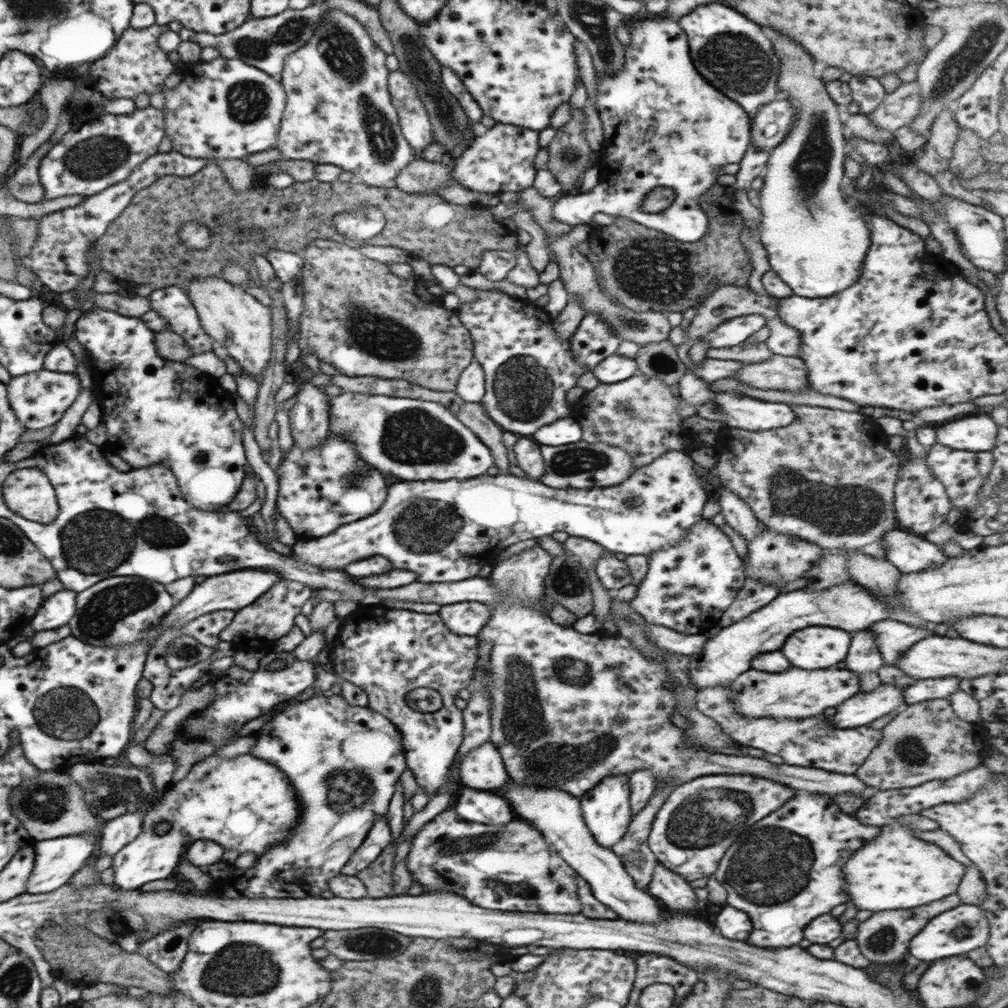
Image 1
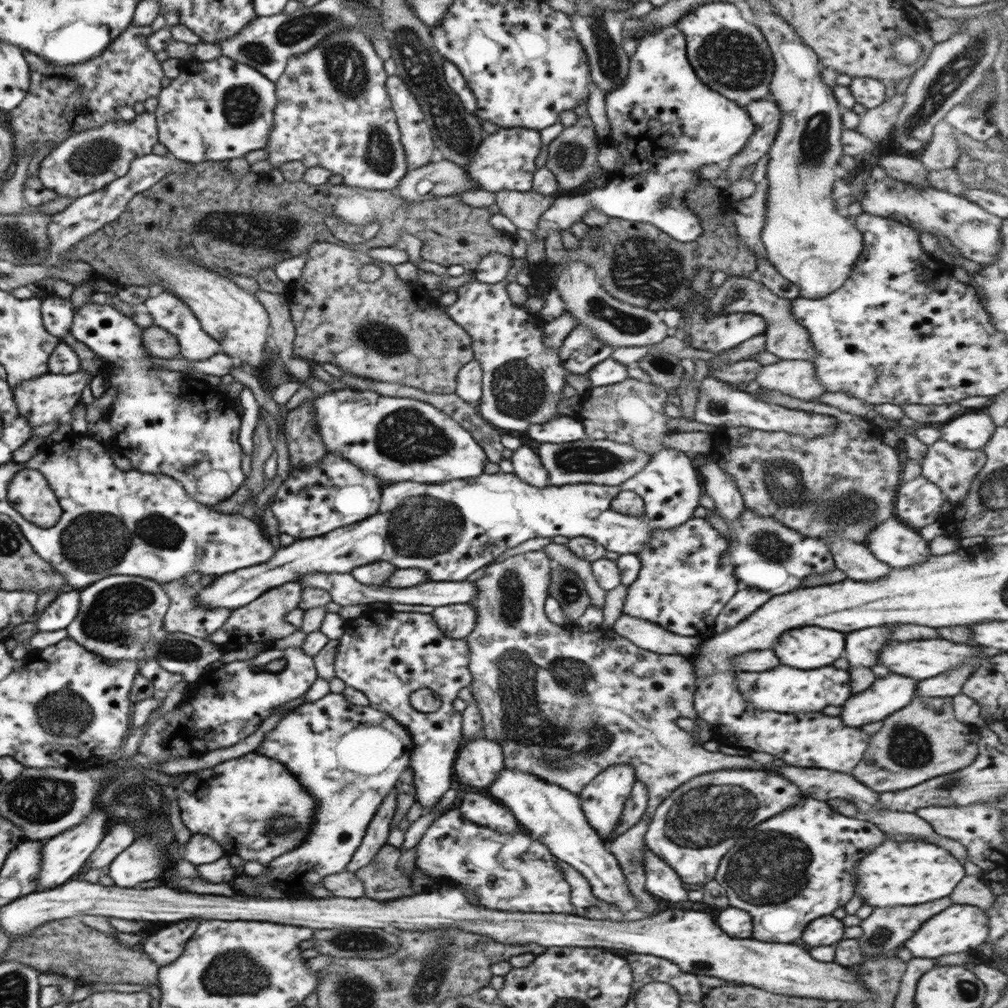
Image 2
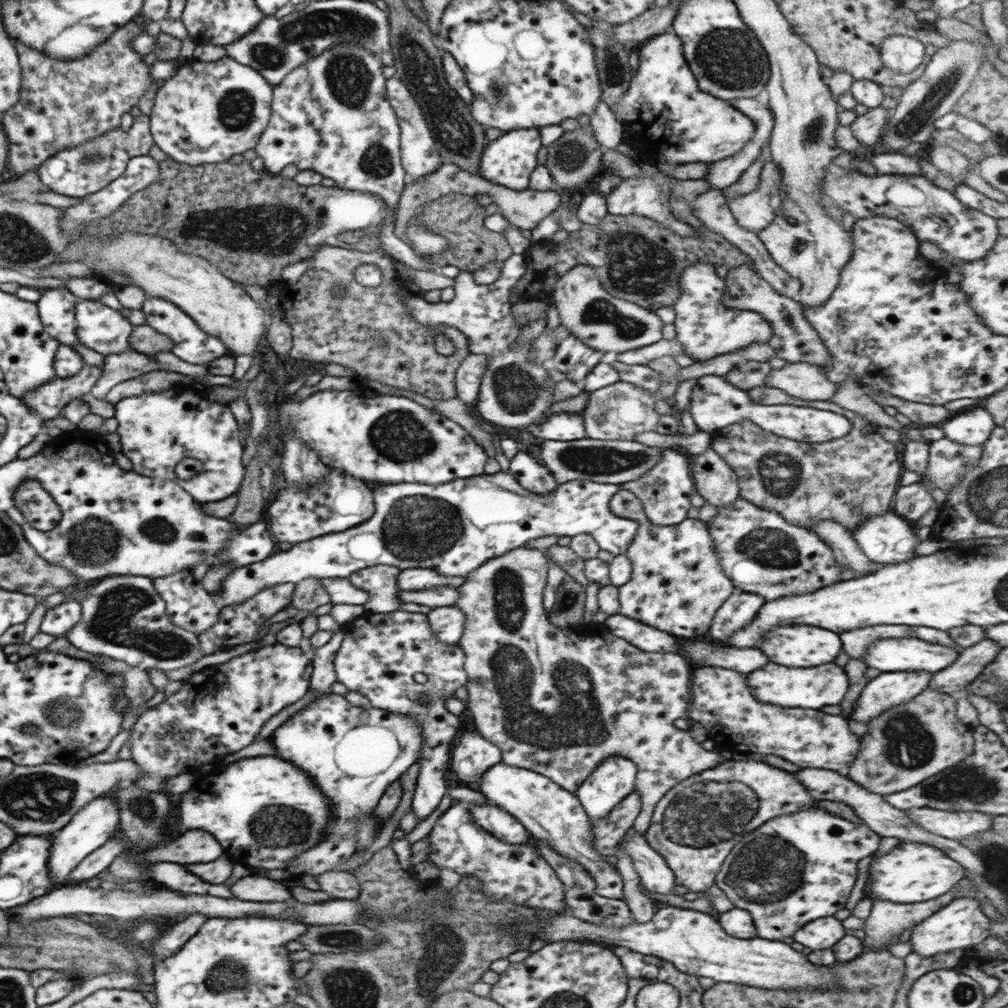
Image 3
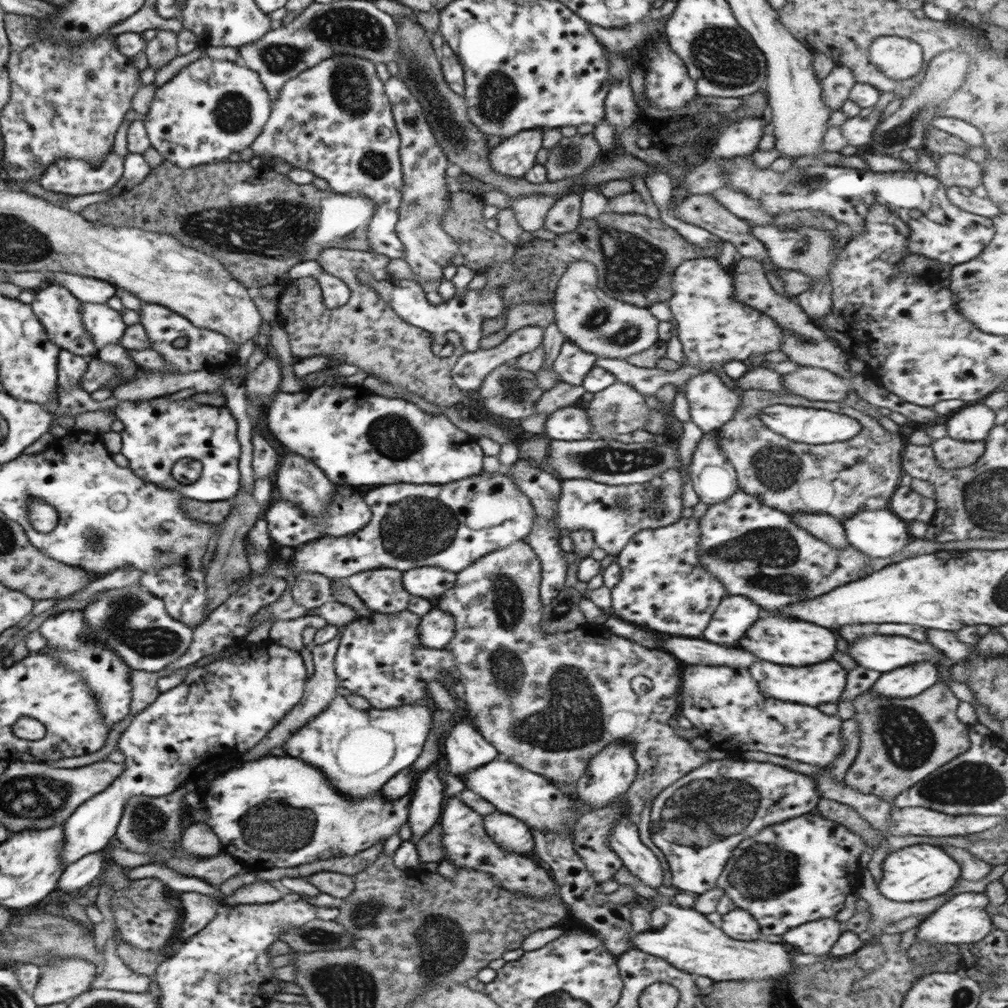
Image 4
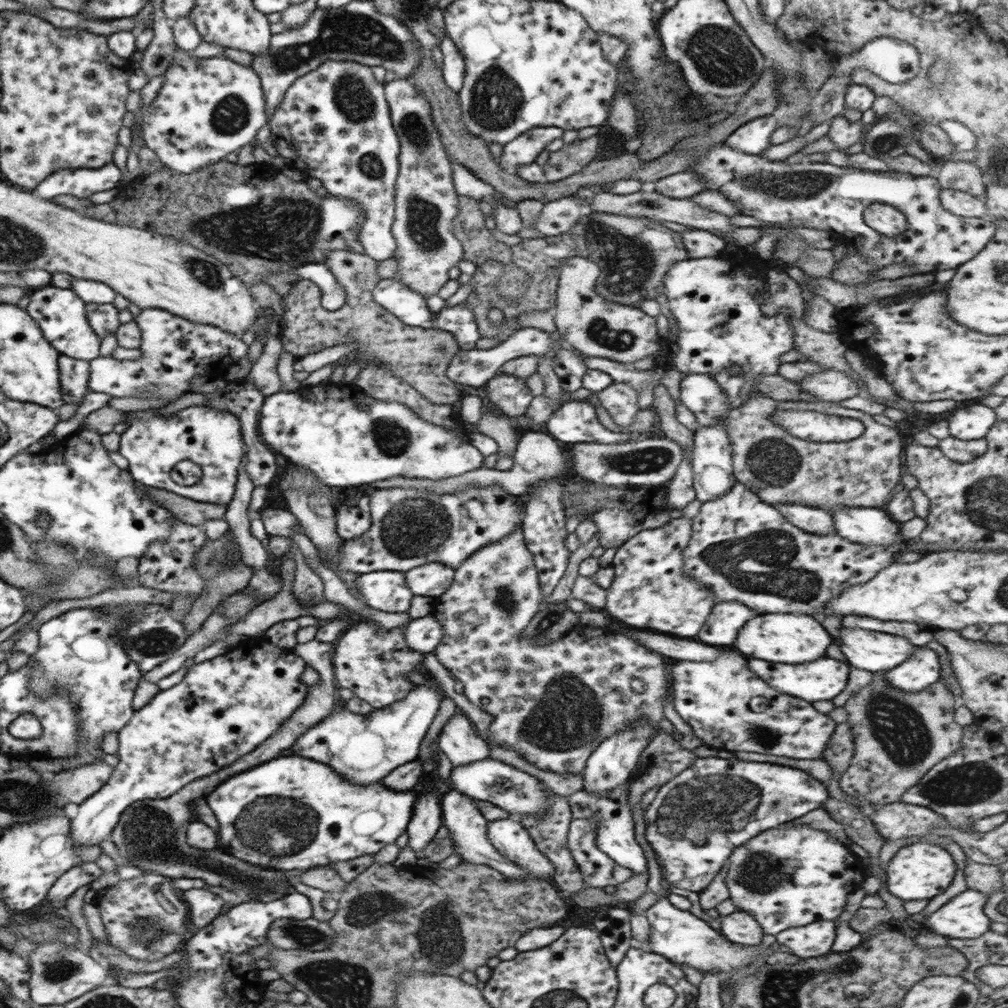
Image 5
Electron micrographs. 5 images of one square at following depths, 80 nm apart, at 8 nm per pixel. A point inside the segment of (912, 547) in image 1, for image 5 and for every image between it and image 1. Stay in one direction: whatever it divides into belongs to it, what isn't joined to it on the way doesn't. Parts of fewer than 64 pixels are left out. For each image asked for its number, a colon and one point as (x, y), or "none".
2: (898, 545)
3: (888, 538)
4: (878, 534)
5: (866, 526)

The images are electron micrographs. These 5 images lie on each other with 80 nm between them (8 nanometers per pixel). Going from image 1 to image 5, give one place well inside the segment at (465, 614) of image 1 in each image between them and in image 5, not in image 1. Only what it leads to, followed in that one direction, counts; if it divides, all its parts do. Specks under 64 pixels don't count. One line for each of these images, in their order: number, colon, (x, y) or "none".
2: (456, 621)
3: (447, 623)
4: (436, 628)
5: (424, 634)

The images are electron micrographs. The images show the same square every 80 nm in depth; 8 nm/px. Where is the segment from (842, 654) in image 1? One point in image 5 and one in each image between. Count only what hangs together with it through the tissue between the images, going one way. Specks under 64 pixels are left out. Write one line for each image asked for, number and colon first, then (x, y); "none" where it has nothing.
2: (806, 648)
3: (800, 646)
4: (788, 641)
5: (788, 638)

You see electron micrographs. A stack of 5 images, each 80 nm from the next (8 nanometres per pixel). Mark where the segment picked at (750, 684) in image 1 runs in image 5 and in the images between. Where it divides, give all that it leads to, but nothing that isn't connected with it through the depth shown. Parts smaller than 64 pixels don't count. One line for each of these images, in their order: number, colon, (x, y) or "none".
2: (782, 689)
3: (804, 687)
4: (813, 685)
5: (823, 679)

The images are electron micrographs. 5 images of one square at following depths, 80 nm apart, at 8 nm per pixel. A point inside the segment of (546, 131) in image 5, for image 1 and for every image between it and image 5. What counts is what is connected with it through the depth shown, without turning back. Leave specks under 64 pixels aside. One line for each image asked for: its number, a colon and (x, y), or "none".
1: (501, 160)
2: (506, 159)
3: (507, 161)
4: (513, 157)

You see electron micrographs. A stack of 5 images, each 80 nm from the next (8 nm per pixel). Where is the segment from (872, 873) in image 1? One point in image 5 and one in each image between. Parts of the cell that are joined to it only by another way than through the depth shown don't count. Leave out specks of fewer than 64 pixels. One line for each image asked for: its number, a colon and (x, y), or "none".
2: (897, 873)
3: (913, 872)
4: (918, 872)
5: (919, 871)

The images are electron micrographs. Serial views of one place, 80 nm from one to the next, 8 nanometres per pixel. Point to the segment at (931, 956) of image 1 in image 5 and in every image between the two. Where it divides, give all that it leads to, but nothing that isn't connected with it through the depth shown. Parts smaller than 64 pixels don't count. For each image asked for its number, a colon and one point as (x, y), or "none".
2: (962, 927)
3: (960, 924)
4: (963, 920)
5: (963, 917)

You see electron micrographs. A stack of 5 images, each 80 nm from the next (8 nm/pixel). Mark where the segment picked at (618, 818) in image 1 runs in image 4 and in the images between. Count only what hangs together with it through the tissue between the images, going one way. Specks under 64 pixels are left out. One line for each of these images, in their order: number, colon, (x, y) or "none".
2: (602, 799)
3: (614, 779)
4: (611, 771)

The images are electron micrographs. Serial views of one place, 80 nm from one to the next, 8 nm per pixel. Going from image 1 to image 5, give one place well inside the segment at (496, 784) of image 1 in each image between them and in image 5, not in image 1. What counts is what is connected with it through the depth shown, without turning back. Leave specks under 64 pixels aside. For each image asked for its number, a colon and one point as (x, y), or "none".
2: (478, 762)
3: (472, 755)
4: (464, 748)
5: (458, 739)

